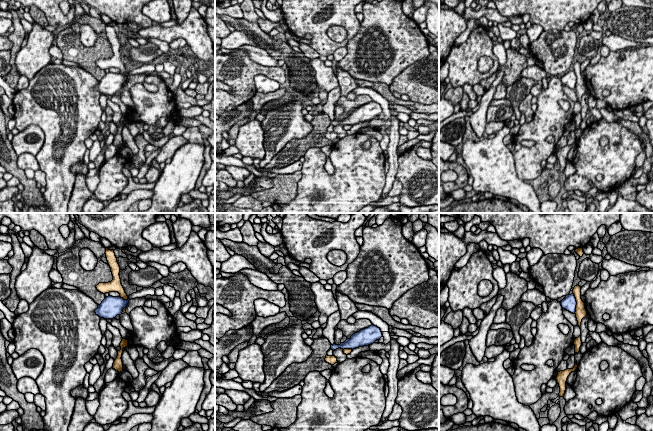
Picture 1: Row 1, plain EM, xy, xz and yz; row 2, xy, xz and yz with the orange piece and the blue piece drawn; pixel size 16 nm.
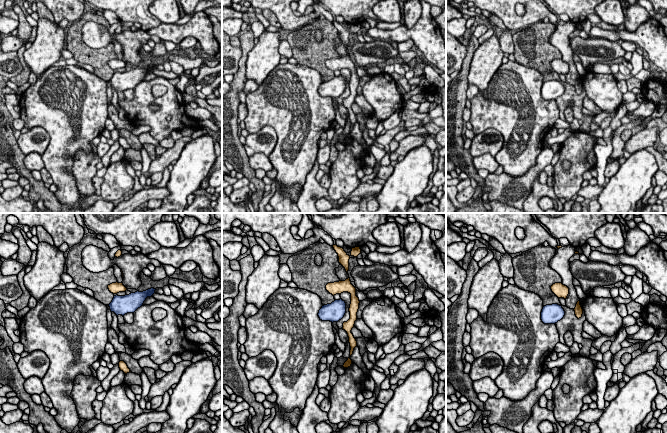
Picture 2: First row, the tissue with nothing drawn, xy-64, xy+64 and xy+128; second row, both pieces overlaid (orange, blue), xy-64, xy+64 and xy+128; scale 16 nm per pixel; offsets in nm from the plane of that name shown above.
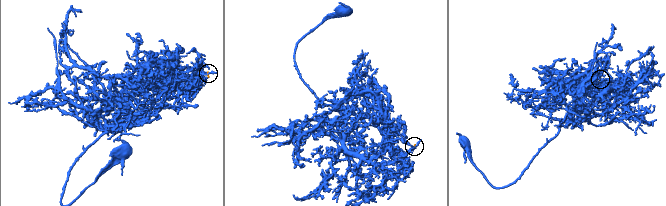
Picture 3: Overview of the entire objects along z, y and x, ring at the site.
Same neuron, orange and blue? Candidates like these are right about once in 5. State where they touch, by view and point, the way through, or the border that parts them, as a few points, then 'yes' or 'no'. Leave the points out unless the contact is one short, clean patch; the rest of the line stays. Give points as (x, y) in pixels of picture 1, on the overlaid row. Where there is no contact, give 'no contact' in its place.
yz (577, 303) | along yz (573, 293), (576, 299), (575, 312) | no

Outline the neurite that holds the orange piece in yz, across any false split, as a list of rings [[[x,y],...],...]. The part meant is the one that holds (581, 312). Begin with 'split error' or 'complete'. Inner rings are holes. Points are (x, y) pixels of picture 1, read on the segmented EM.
complete | [[[579,285],[575,286],[573,289],[573,294],[576,298],[576,318],[578,321],[578,326],[581,326],[582,319],[585,318],[587,315],[587,311],[585,309],[585,303],[581,299],[581,287]]]

